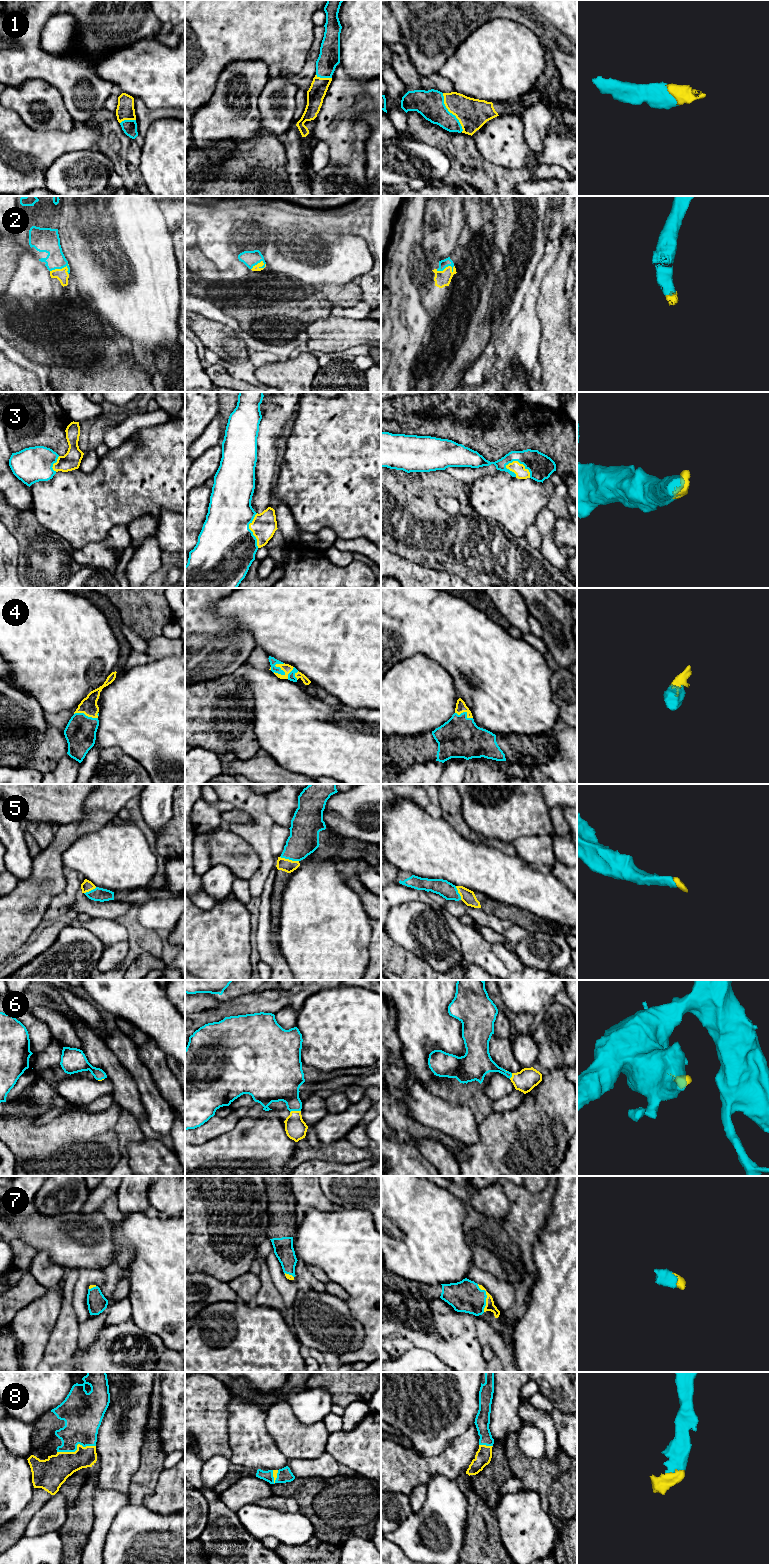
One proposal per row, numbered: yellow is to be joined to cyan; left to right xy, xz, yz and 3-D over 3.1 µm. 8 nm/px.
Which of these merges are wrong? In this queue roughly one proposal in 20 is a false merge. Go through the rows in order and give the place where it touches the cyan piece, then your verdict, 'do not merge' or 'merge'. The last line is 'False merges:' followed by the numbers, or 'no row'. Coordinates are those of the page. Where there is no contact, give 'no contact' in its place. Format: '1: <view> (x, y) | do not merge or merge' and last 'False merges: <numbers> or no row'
1: yz (451, 113) | merge
2: xz (258, 262) | merge
3: yz (520, 463) | merge
4: xz (280, 668) | merge
5: xz (289, 859) | merge
6: xz (295, 1110) | merge
7: yz (486, 1297) | merge
8: xy (76, 1448) | merge
False merges: no row

